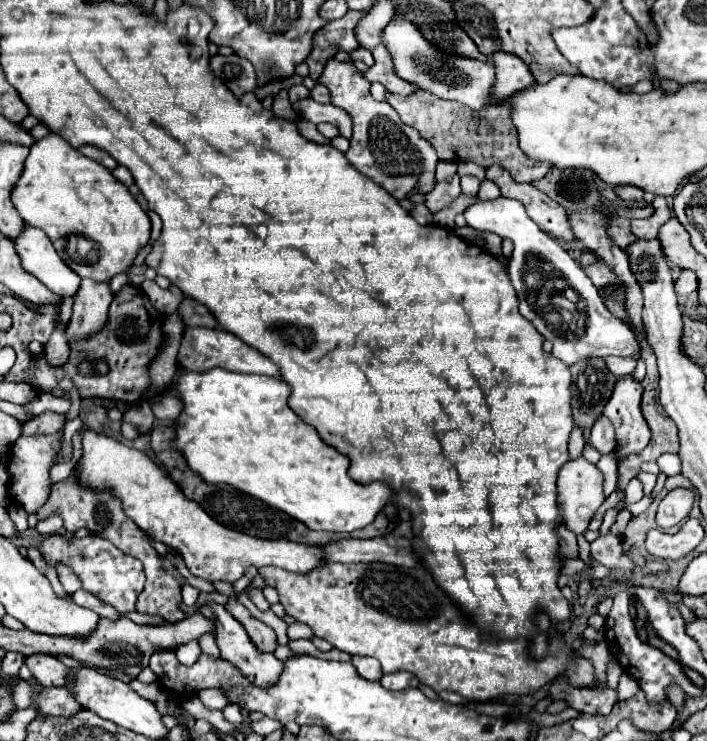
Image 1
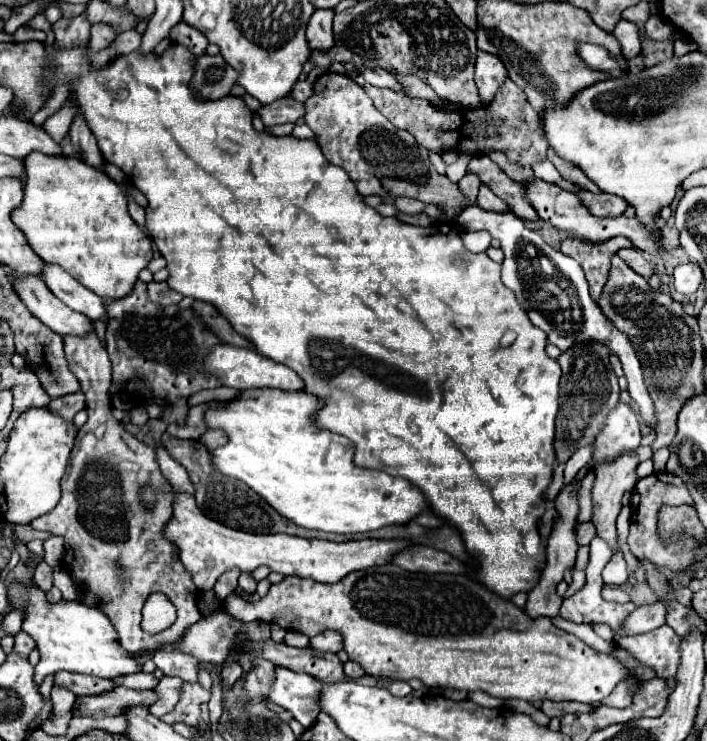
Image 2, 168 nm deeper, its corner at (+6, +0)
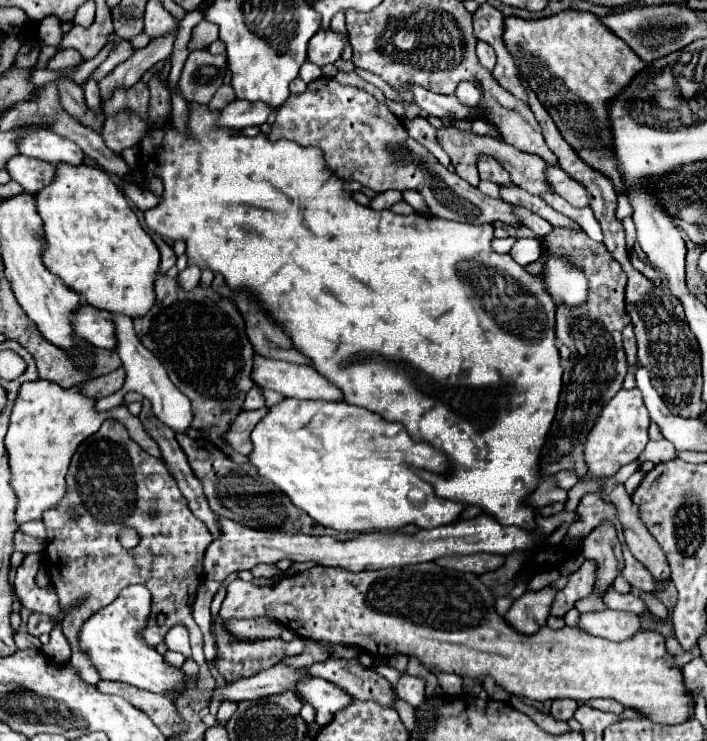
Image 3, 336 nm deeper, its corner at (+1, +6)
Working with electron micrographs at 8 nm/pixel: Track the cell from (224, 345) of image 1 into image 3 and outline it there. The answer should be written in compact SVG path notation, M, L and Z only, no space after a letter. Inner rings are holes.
M255 355L251 379L263 389L279 391L285 397L311 399L311 401L343 401L339 387L329 383L311 365L295 365Z

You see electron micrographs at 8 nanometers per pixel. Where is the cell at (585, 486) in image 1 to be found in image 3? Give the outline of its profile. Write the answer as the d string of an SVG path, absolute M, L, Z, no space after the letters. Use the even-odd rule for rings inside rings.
M545 587L535 593L527 591L509 607L509 611L503 615L503 619L517 633L523 633L523 635L535 633L545 625L553 597L555 597L555 589L551 589L551 587Z

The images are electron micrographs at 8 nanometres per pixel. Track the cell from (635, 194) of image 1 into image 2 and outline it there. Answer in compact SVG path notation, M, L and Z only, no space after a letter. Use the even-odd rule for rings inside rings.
M578 189L578 197L582 199L582 203L598 217L606 217L606 215L620 215L626 211L628 203L626 199L618 197L618 195L610 195L610 193L590 193L586 189Z

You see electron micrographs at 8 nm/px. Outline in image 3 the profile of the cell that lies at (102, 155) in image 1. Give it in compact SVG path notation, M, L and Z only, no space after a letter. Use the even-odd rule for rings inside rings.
M61 79L61 83L57 81L57 89L59 89L59 99L61 99L63 109L79 121L83 113L87 111L87 105L83 101L83 87L79 87L73 81Z

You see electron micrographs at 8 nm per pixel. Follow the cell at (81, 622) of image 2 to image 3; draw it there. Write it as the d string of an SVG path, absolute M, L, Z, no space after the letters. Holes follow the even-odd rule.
M131 585L119 593L119 597L95 613L79 633L79 643L95 663L103 679L129 683L133 687L159 693L175 699L177 691L185 687L185 673L179 667L173 667L165 657L151 645L147 645L139 633L147 627L151 615L151 593L143 585Z

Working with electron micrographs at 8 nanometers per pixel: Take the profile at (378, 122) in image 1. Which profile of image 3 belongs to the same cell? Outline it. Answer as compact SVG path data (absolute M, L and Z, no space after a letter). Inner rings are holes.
M321 77L309 83L305 93L289 95L289 99L277 109L277 119L271 125L267 139L291 139L303 147L319 147L323 151L325 165L339 179L359 181L375 193L389 189L415 189L423 195L431 215L435 217L471 225L523 225L513 205L503 199L491 199L477 187L463 181L457 173L449 173L447 167L443 167L421 143L409 137L407 129L391 111L379 111L379 101L375 101L373 95L355 87L343 87L335 79Z

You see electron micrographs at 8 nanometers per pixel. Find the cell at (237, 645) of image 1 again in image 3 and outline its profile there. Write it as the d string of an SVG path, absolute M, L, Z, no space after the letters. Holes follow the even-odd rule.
M305 677L307 681L301 681L297 685L297 693L315 707L317 711L317 723L319 725L329 725L339 713L339 709L345 709L353 697L339 689L333 683L327 683L325 679L319 677Z

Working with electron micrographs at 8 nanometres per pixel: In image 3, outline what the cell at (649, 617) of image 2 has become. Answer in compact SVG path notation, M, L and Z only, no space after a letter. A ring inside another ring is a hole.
M605 609L599 613L583 613L577 621L577 629L609 641L623 641L641 629L641 617L613 609Z

